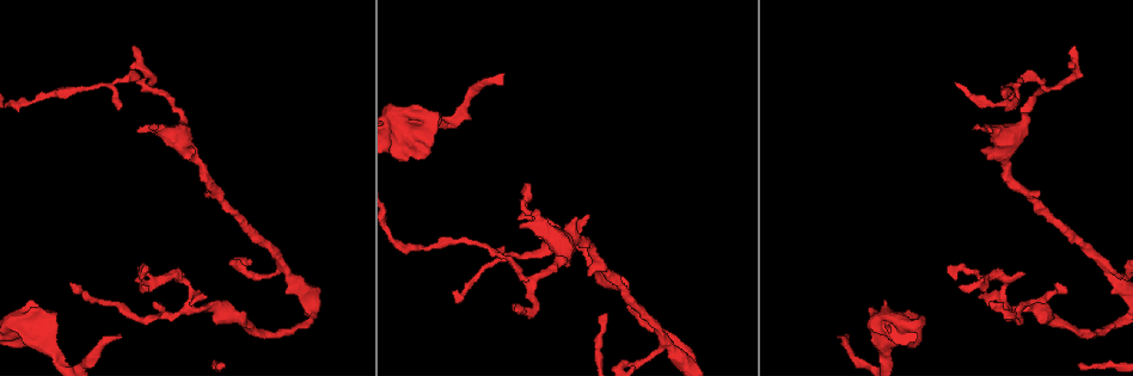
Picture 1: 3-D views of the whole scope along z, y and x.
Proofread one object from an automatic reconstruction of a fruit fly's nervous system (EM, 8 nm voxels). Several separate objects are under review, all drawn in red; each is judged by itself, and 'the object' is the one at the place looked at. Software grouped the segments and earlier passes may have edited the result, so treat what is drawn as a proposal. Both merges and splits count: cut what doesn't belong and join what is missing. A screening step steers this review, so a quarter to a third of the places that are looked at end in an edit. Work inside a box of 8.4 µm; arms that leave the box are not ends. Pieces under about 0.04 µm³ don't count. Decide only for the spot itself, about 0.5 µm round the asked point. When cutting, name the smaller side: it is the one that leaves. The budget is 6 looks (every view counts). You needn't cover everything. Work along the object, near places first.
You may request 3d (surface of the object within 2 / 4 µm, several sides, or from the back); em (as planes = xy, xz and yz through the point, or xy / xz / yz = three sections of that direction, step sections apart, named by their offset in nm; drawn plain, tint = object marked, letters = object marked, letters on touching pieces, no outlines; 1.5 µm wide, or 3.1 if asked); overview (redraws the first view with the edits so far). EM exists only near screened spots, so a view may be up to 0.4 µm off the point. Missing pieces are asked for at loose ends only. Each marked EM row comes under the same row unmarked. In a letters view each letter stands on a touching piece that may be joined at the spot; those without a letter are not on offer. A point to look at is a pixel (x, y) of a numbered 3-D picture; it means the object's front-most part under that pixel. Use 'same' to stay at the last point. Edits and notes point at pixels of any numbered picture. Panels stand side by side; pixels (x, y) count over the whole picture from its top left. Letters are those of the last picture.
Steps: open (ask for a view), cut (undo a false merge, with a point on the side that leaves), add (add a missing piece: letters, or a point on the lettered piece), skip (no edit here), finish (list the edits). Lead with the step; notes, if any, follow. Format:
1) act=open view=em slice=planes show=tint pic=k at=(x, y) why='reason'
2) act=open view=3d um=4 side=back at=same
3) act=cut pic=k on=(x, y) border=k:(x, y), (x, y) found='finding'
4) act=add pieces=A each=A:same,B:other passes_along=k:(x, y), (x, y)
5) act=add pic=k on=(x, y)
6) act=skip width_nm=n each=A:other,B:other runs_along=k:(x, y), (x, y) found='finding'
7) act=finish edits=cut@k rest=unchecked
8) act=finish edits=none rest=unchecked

act=open view=em slice=planes show=letters pic=1 at=(205, 299) why='thin end'

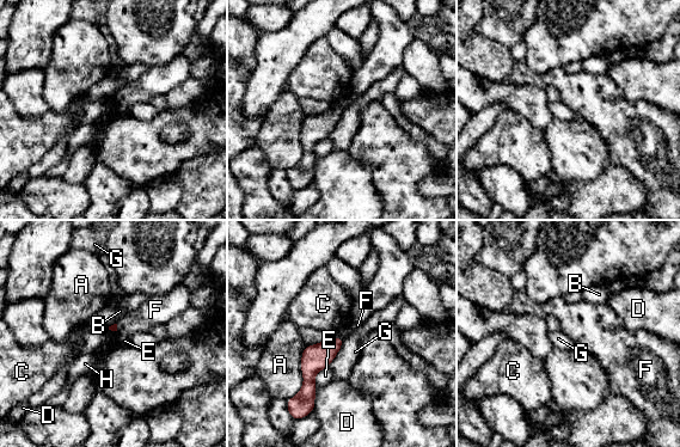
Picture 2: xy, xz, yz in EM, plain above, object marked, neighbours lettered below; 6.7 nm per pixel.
act=skip each=A:other,B:other,C:other,D:other,E:other,F:other,G:other,H:other border=2:(328, 366), (316, 374), (314, 391) found='none of them fits'

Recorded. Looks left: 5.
act=open view=em slice=xz step=8 show=letters pic=1 at=(503, 73) why='branch stops here'

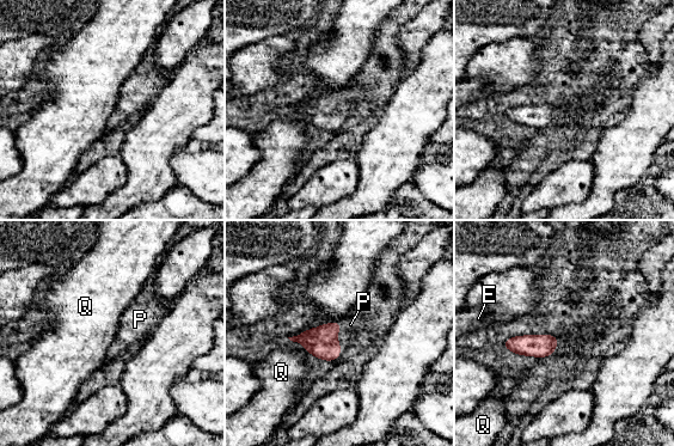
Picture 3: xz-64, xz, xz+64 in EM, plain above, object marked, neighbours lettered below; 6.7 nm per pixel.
act=add pieces=P each=E:other,P:same,Q:other passes_along=3:(322, 342), (336, 337), (350, 324) found='the neuron continues'

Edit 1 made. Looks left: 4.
act=finish edits=add@3 rest=unchecked

